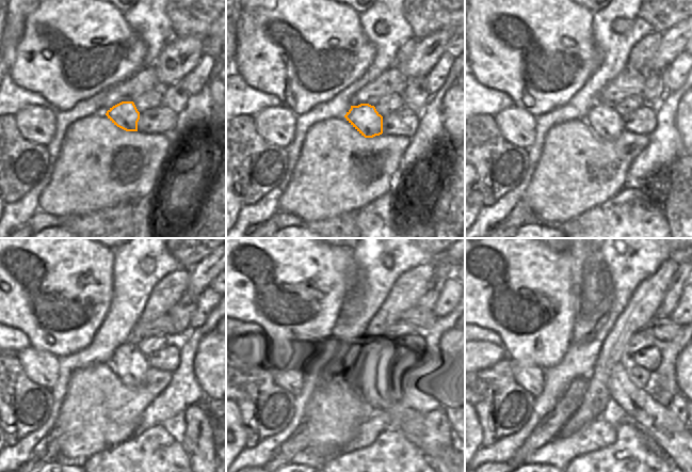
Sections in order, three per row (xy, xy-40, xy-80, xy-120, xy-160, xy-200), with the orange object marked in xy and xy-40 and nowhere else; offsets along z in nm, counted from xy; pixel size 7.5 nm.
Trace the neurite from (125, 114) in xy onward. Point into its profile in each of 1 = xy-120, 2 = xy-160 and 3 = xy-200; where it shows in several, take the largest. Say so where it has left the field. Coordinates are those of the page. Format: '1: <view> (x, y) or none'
1: xy-120 (130, 365)
2: xy-160 (372, 370)
3: xy-200 (652, 419)

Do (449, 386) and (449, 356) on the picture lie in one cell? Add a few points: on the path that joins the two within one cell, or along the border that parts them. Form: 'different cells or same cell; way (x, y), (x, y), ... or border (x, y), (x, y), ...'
same cell; way (449, 378), (449, 363)

